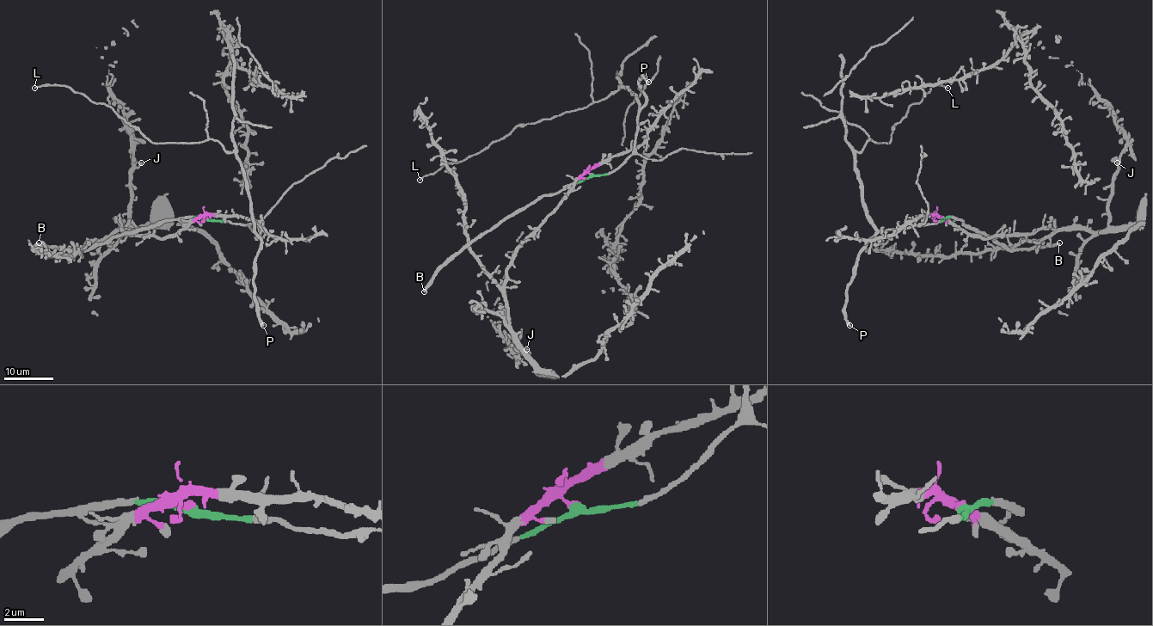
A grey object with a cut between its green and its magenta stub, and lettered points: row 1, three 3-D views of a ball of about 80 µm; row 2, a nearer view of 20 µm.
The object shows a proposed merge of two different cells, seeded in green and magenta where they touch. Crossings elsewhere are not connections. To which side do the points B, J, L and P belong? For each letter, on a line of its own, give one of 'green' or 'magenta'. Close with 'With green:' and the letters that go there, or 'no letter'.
B: green
J: magenta
L: green
P: green
With green: B, L, P

